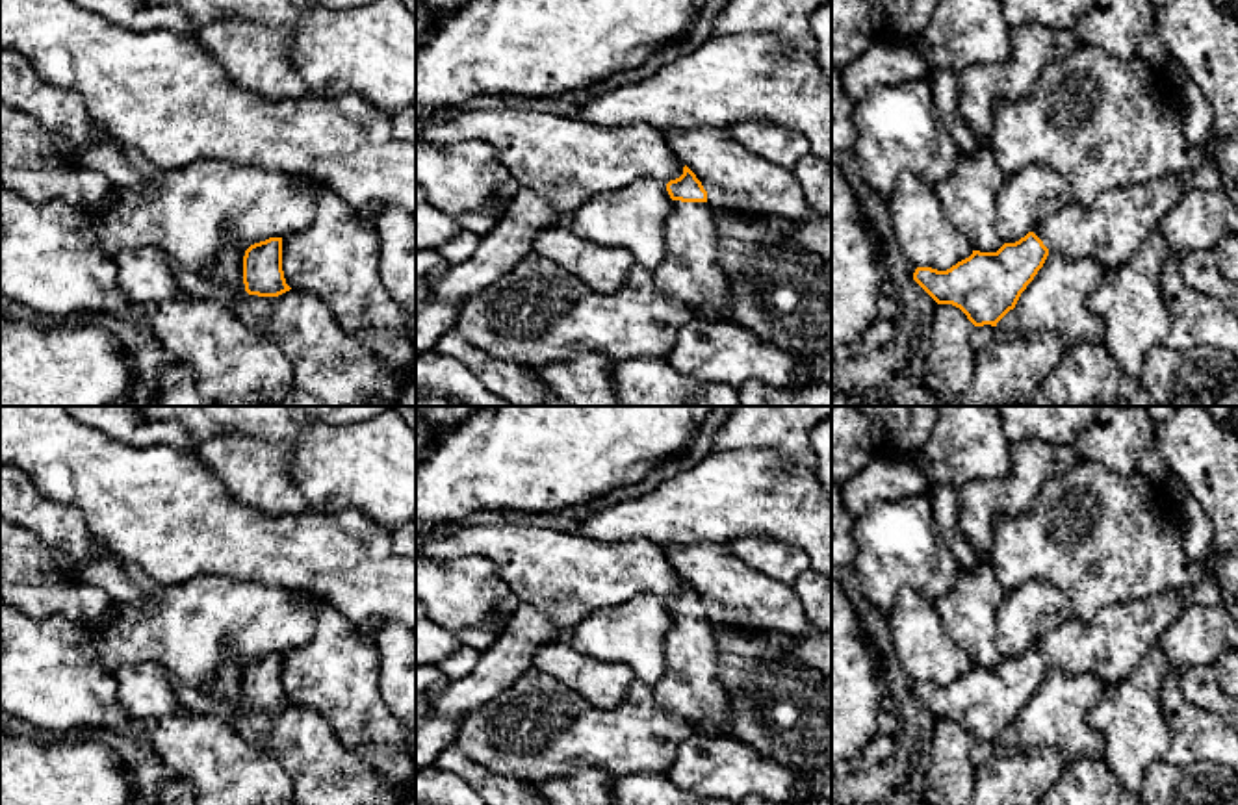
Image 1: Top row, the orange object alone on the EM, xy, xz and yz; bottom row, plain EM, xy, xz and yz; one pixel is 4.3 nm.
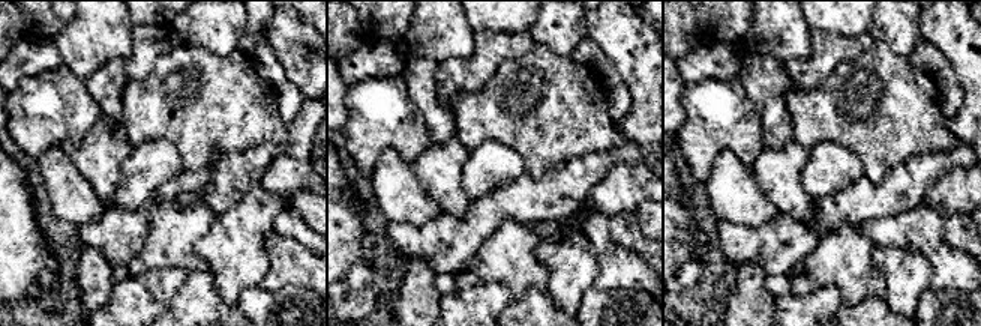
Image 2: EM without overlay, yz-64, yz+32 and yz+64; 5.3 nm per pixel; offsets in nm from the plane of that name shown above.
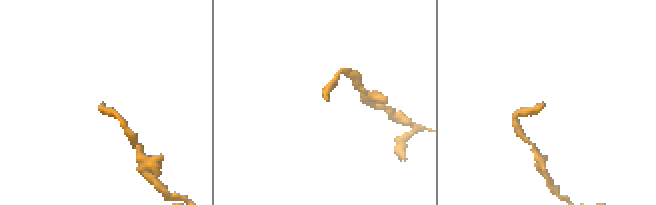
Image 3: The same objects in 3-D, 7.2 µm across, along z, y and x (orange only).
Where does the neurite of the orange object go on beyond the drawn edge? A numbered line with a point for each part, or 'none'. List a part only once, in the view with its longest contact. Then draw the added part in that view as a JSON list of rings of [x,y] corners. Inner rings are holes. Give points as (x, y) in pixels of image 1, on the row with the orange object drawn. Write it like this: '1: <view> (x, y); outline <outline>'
1: xz (691, 273); outline [[[672,200],[666,221],[666,260],[653,271],[655,284],[692,310],[711,306],[726,312],[731,302],[729,282],[718,265],[718,236],[709,202]]]

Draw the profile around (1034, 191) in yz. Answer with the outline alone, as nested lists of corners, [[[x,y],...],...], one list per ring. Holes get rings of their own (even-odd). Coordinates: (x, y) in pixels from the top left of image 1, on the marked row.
[[[1025,165],[1006,176],[997,195],[997,232],[1004,243],[1015,243],[1073,202],[1073,187],[1062,174],[1047,165]]]

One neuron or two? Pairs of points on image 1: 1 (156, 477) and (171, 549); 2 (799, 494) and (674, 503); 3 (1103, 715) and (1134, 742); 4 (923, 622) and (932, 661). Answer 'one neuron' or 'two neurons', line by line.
1: one neuron
2: one neuron
3: one neuron
4: one neuron

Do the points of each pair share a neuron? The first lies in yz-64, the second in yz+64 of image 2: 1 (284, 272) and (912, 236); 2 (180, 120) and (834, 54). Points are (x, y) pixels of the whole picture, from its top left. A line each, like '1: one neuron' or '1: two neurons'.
1: one neuron
2: two neurons

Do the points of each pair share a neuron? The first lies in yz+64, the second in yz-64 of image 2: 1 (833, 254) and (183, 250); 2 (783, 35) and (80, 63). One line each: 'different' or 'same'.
1: same
2: same

